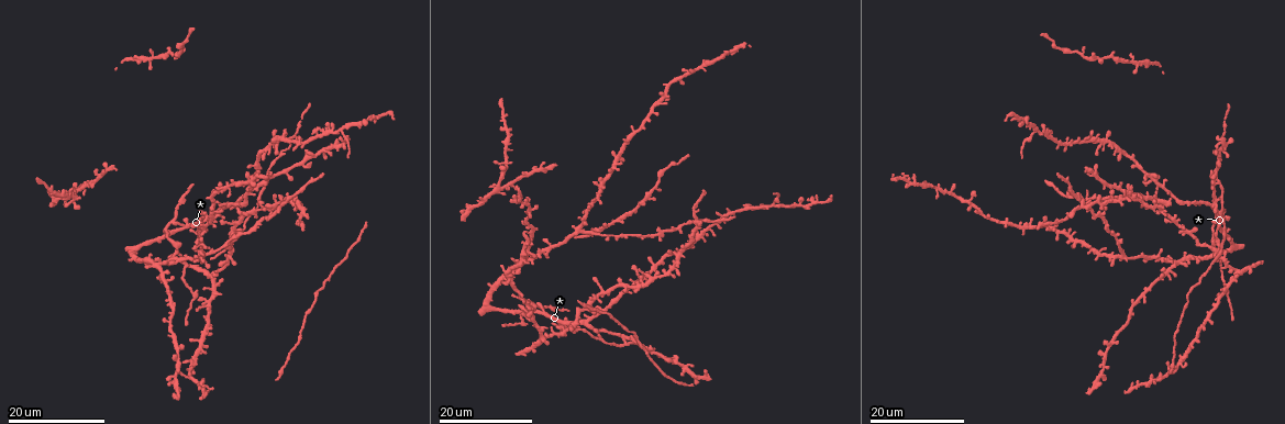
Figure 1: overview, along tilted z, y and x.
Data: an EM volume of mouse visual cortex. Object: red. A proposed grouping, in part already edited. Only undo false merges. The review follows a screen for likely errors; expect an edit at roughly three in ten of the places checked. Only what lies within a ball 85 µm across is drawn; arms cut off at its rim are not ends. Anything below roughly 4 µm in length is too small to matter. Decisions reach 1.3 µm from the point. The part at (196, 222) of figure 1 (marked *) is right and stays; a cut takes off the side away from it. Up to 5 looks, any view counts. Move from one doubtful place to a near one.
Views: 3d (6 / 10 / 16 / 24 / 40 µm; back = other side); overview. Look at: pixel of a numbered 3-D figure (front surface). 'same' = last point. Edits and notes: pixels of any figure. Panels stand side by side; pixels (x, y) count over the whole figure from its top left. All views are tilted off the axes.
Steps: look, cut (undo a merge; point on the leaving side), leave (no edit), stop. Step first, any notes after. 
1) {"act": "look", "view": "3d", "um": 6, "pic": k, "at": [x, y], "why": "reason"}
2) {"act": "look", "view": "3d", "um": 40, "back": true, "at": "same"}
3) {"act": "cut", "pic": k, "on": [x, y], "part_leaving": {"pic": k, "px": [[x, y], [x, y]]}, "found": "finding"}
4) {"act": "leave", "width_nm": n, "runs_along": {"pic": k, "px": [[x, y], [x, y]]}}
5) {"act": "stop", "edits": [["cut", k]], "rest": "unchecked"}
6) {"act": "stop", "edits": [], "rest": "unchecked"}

{"act": "look", "view": "3d", "um": 16, "pic": 1, "at": [606, 180], "why": "four or more arms meet"}

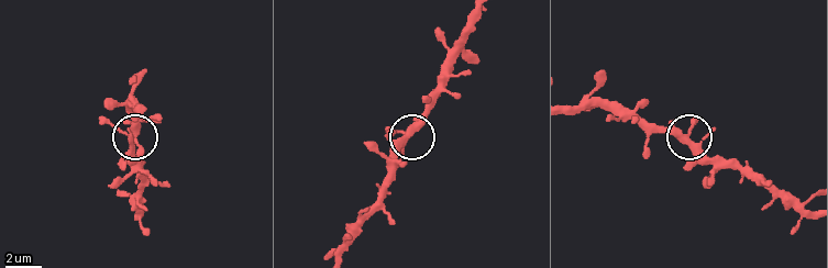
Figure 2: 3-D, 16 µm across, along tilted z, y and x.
{"act": "look", "view": "3d", "um": 6, "pic": 2, "at": [685, 134]}

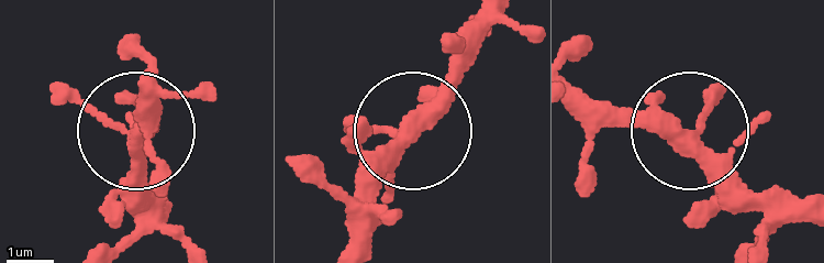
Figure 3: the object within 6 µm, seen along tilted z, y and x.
{"act": "leave", "arms": 4, "runs_along": {"pic": 3, "px": [[802, 215], [692, 132], [581, 117]]}, "found": "all the same cell"}

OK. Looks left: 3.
{"act": "look", "view": "3d", "um": 24, "pic": 1, "at": [1217, 182], "why": "four-way junction"}

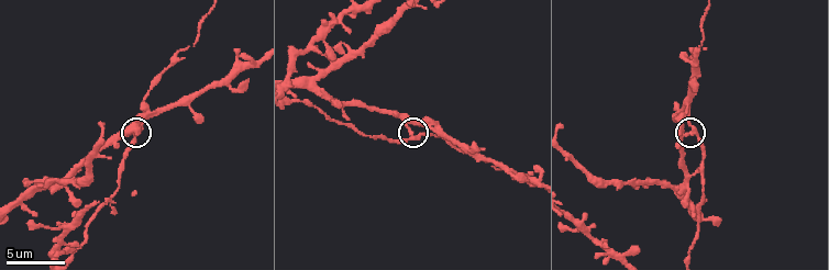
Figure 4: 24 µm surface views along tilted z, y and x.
{"act": "look", "view": "3d", "um": 6, "pic": 4, "at": [410, 130]}

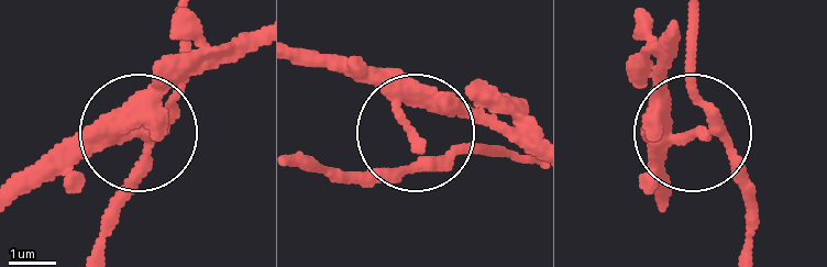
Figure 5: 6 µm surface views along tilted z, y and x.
{"act": "leave", "side_arm_um": 24, "runs_along": {"pic": 5, "px": [[22, 195], [141, 132], [205, 56]]}, "found": "continuous, no second cell"}

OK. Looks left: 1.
{"act": "stop", "edits": [], "rest": "unchecked"}

